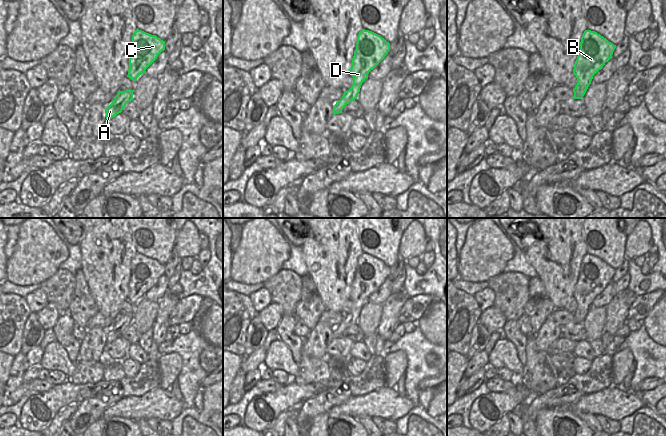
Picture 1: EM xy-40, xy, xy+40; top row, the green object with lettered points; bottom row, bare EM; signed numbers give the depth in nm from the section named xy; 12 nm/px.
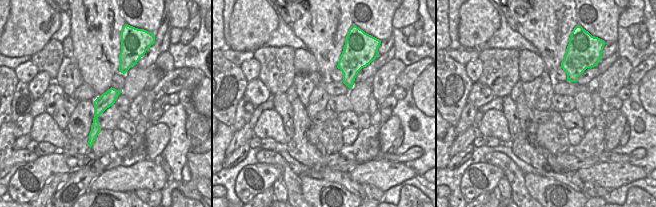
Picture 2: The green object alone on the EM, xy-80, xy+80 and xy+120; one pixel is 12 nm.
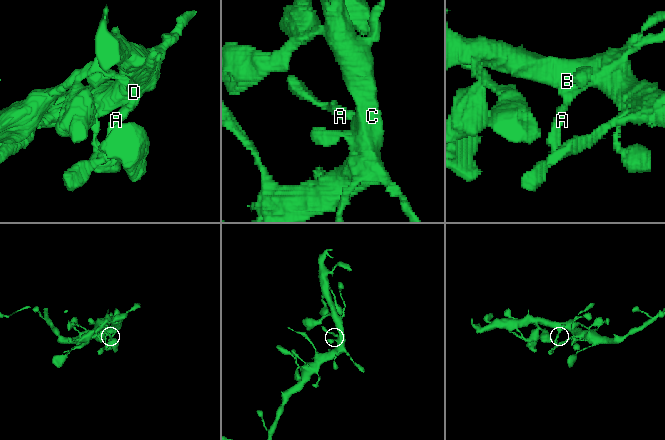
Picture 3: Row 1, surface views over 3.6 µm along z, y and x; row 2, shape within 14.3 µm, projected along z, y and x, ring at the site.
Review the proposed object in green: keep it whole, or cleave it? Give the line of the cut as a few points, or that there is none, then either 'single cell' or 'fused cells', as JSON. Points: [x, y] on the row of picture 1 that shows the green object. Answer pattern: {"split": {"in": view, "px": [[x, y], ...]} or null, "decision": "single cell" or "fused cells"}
{"split": null, "decision": "single cell"}

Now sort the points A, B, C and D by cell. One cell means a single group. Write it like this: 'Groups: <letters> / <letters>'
Groups: A B C D

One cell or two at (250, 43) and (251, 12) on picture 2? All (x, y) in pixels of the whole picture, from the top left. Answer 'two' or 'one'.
one

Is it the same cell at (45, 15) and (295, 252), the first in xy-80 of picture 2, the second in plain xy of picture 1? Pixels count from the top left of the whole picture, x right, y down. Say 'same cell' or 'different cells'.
different cells

